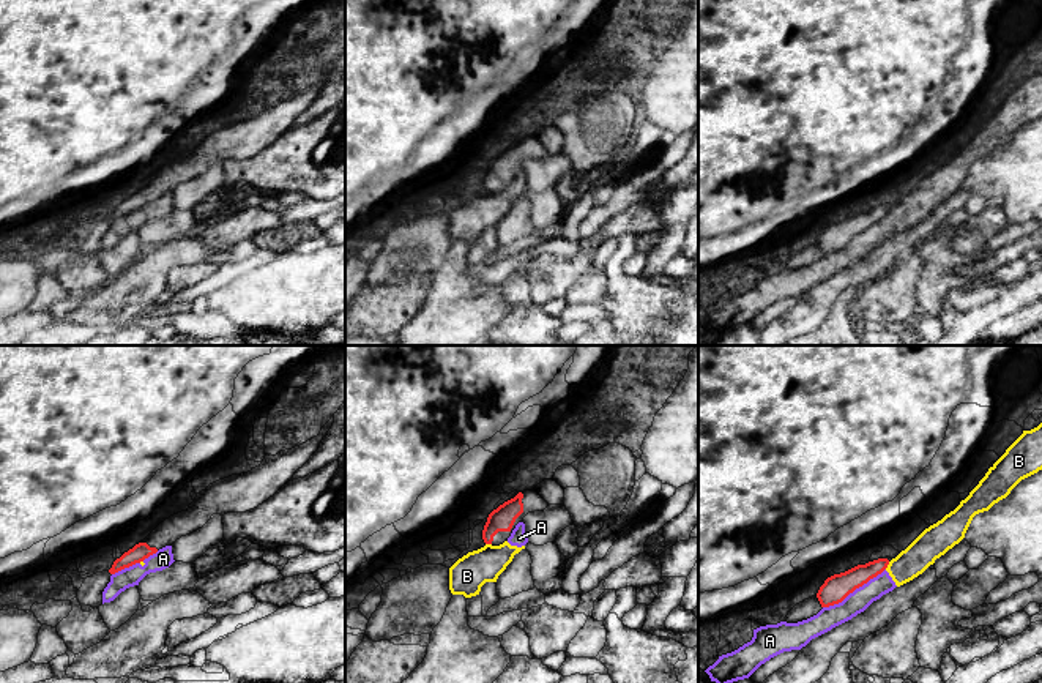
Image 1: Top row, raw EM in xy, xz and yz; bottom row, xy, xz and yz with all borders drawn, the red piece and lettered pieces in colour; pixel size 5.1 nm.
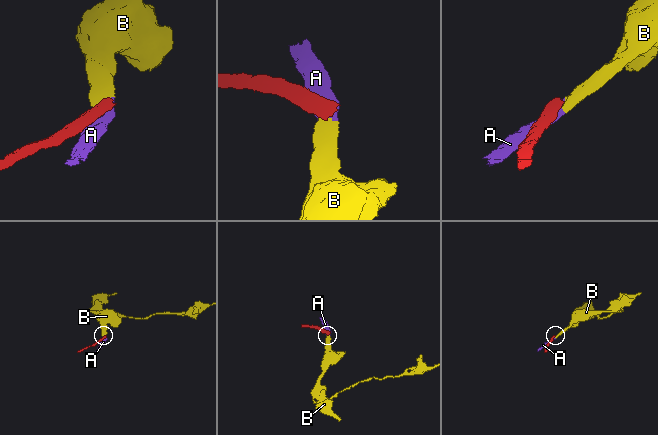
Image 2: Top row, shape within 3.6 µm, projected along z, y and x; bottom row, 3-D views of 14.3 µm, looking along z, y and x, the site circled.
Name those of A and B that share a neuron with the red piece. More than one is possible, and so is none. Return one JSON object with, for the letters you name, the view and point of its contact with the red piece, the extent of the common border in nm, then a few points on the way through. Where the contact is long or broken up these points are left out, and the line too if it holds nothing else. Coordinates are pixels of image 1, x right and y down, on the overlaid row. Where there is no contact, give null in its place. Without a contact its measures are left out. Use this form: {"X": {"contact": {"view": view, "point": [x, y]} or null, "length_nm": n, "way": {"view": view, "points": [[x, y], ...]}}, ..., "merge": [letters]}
{"merge": []}

